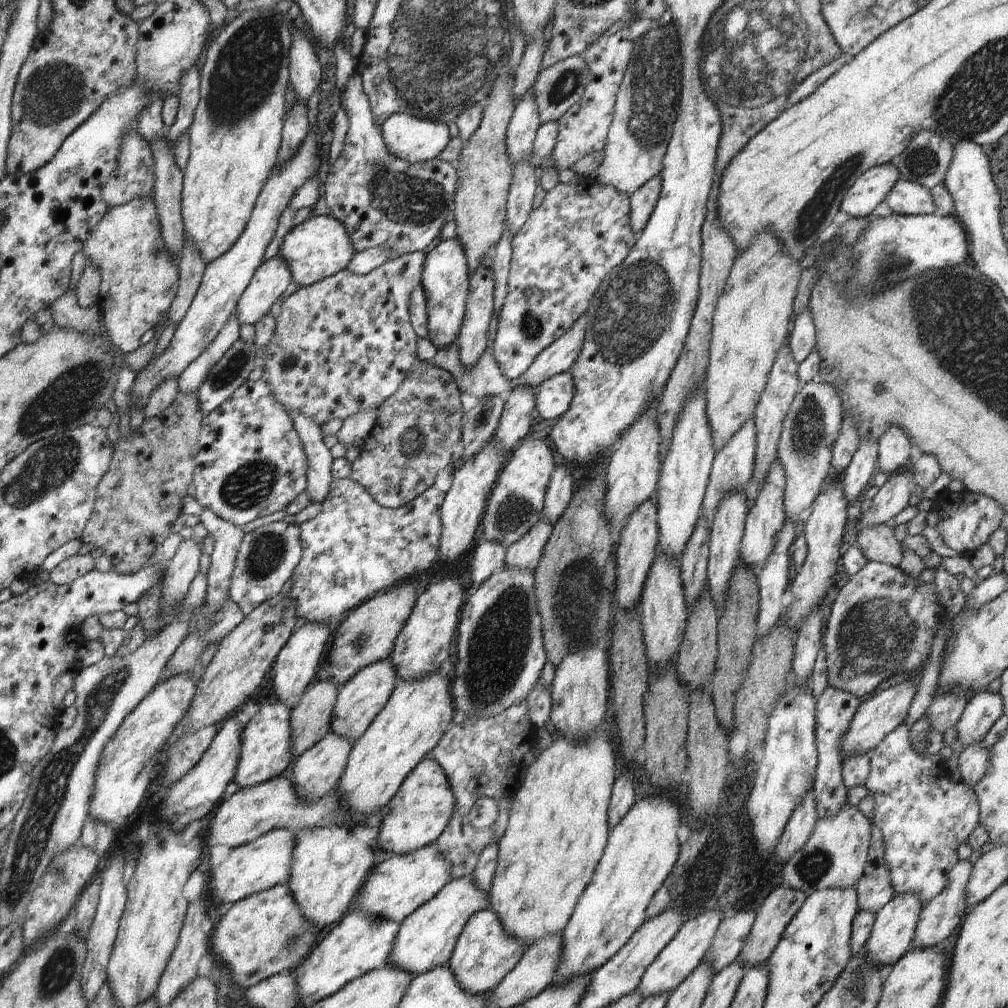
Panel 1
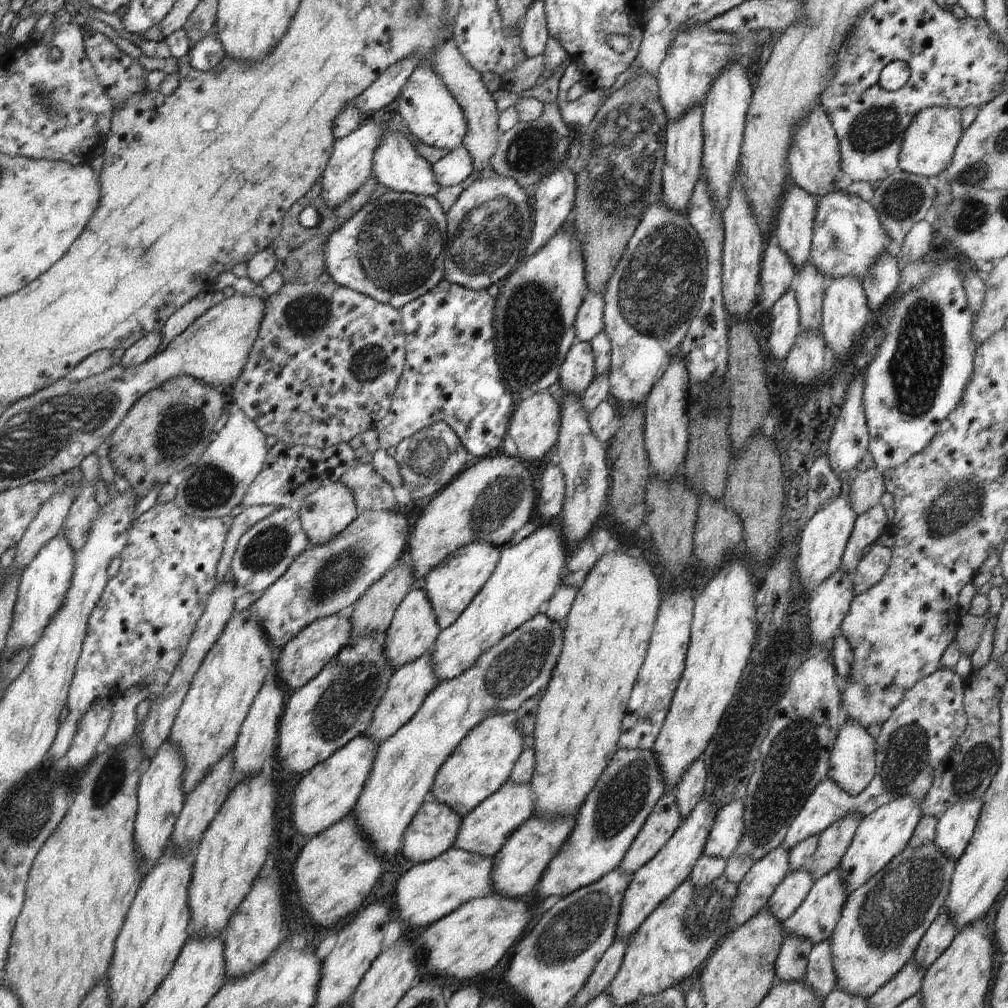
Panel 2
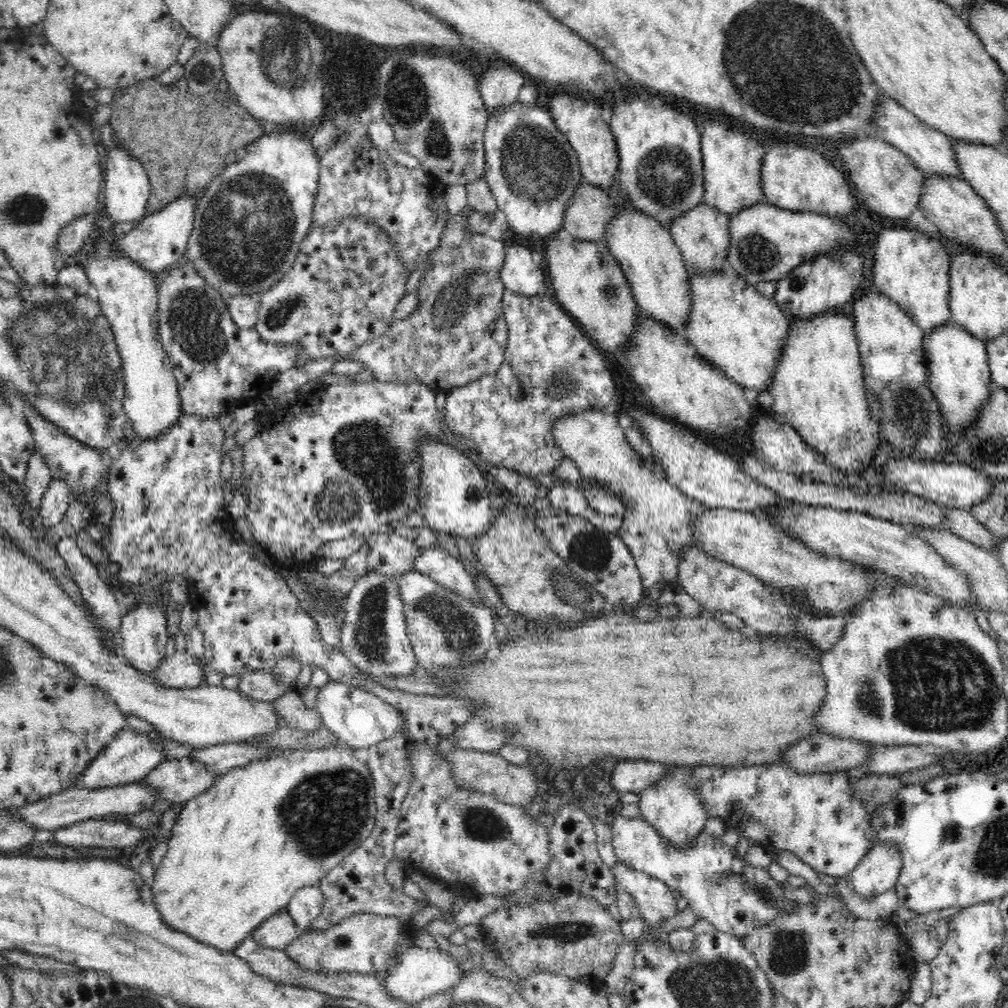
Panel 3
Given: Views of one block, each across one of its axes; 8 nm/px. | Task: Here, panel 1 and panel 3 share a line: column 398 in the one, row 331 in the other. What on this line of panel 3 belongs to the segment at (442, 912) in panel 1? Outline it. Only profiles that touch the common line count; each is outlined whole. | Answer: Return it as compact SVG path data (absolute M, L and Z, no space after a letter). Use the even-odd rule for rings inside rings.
M952 321L941 324L924 335L923 347L925 361L928 363L927 385L933 390L940 412L951 430L963 431L989 399L989 392L994 384L988 367L985 343Z

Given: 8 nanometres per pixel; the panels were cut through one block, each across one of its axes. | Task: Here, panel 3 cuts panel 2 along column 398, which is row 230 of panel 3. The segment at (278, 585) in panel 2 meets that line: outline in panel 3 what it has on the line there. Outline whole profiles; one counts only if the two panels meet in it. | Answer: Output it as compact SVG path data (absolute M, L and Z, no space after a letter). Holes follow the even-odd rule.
M514 104L497 108L488 117L484 131L485 163L483 177L486 179L492 194L495 196L497 207L503 210L506 220L513 233L522 237L545 239L545 237L564 234L564 213L574 191L580 183L584 183L580 172L576 151L569 140L560 132L551 114L537 104Z

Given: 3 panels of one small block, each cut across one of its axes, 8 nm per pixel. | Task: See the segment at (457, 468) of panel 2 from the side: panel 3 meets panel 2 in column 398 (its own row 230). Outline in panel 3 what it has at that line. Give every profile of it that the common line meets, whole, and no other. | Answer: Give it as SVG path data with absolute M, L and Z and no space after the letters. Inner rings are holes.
M462 211L455 215L449 214L445 220L445 227L443 228L444 234L440 238L440 246L436 250L432 250L430 254L430 268L426 270L426 274L422 276L422 280L416 286L416 294L418 295L418 308L416 312L412 312L412 316L403 318L402 320L394 320L387 333L384 333L381 337L372 339L369 343L364 343L359 346L351 355L345 356L344 360L357 360L361 362L368 372L372 372L374 380L380 383L398 383L409 384L419 383L424 384L428 388L438 392L447 392L449 389L464 386L468 383L474 383L484 375L494 374L498 372L502 361L505 357L507 347L508 327L504 317L503 310L503 294L506 289L504 283L499 280L500 272L502 272L502 266L504 266L505 253L503 240L494 240L494 238L486 237L482 234L475 234L474 232L467 232L468 217L462 214Z

